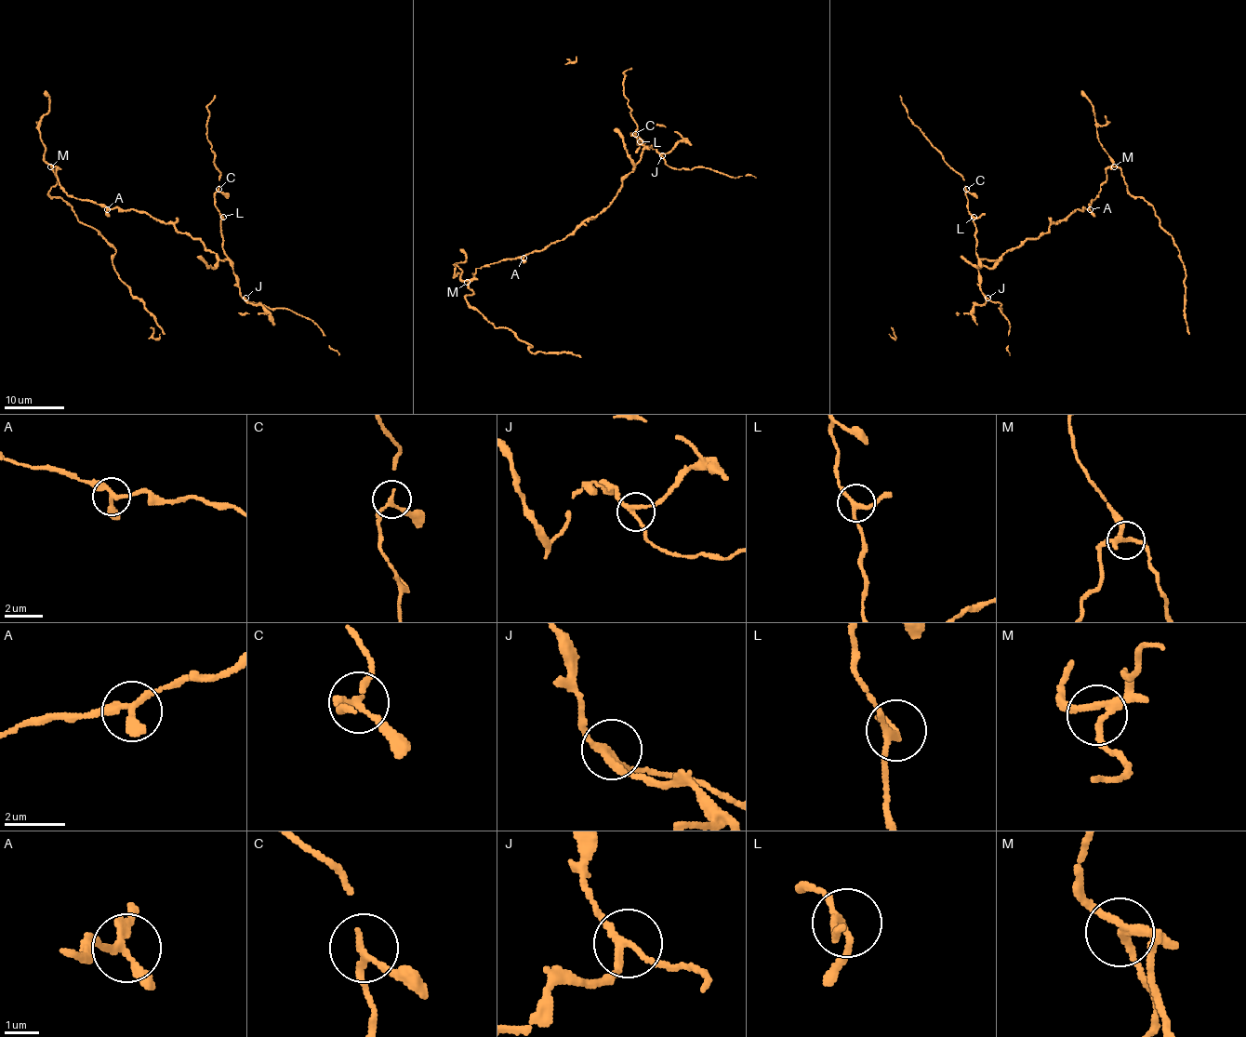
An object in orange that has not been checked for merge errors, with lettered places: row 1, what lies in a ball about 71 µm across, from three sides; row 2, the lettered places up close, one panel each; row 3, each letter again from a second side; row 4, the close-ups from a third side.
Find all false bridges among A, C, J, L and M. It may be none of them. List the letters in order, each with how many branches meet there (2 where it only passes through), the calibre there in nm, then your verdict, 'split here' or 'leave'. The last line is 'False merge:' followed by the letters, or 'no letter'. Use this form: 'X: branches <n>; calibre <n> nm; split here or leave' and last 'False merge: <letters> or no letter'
A: branches 3; calibre 240 nm; leave
C: branches 3; calibre 130 nm; leave
J: branches 3; calibre 180 nm; leave
L: branches 3; calibre 170 nm; leave
M: branches 3; calibre 200 nm; leave
False merge: no letter

